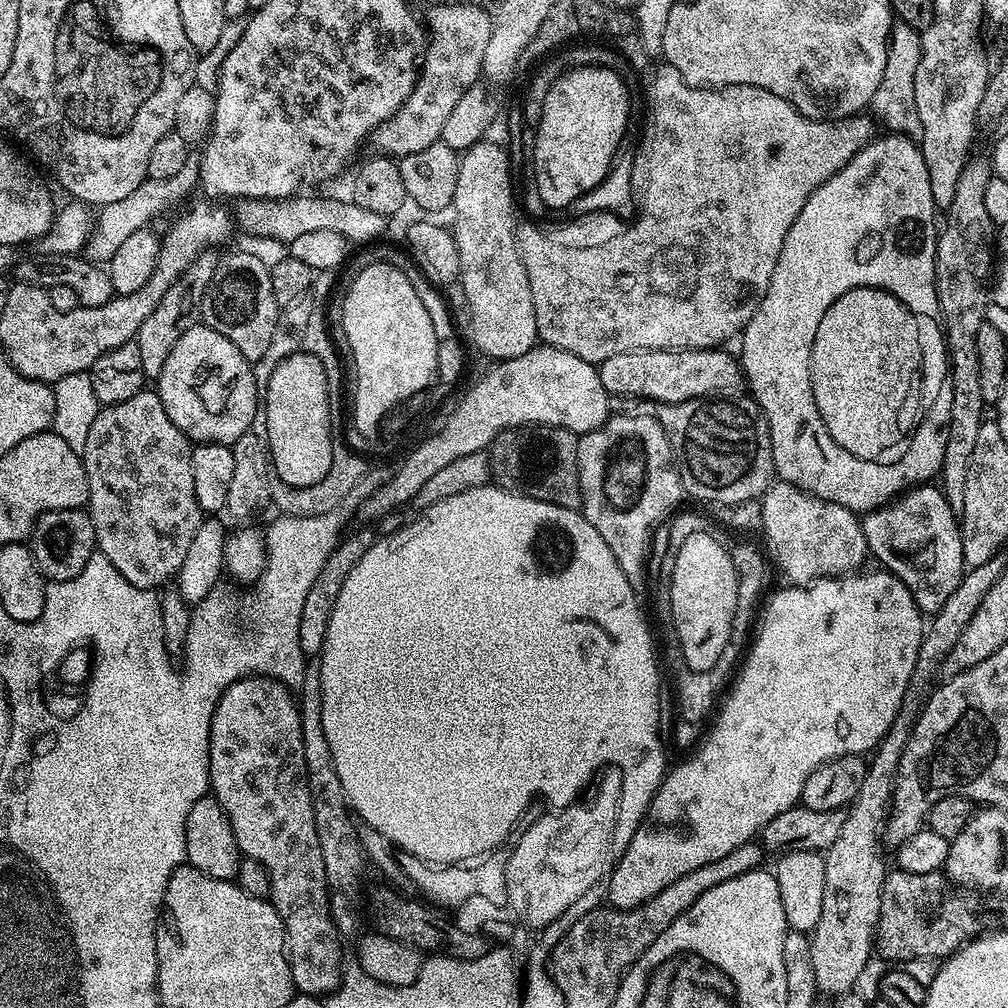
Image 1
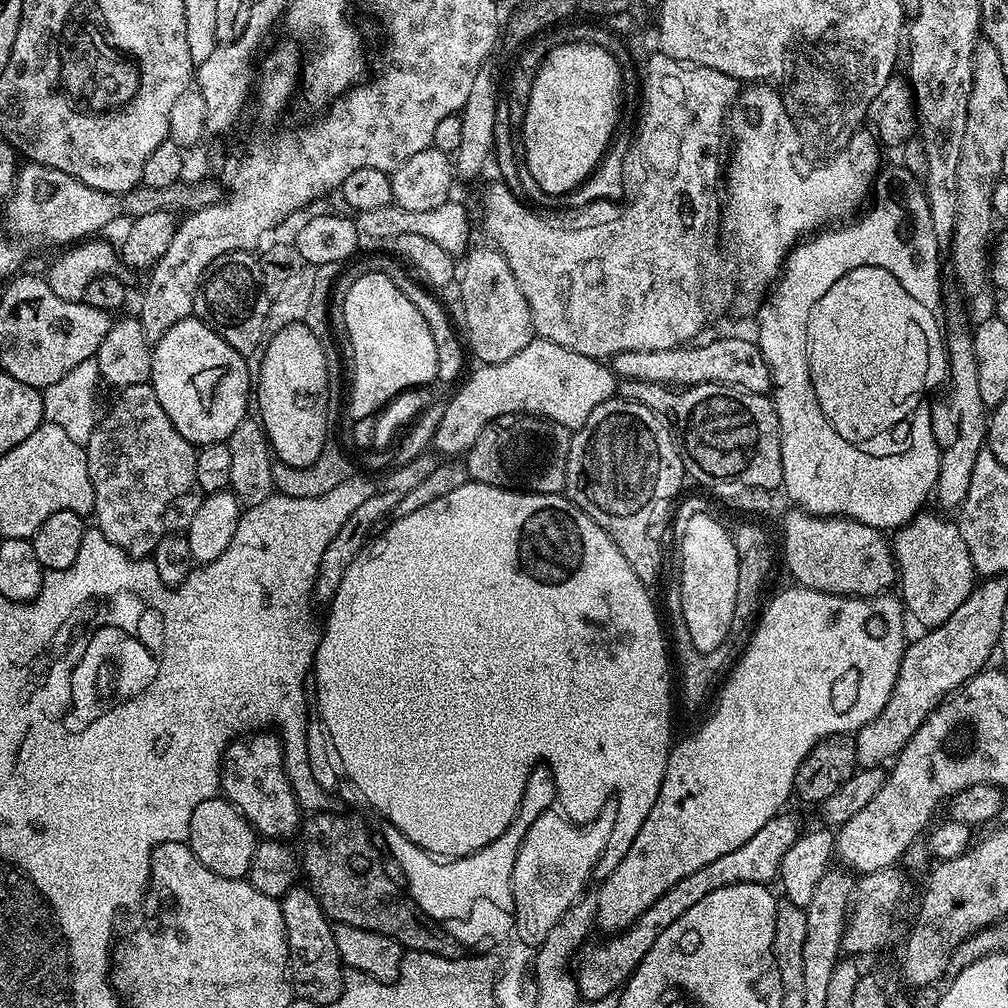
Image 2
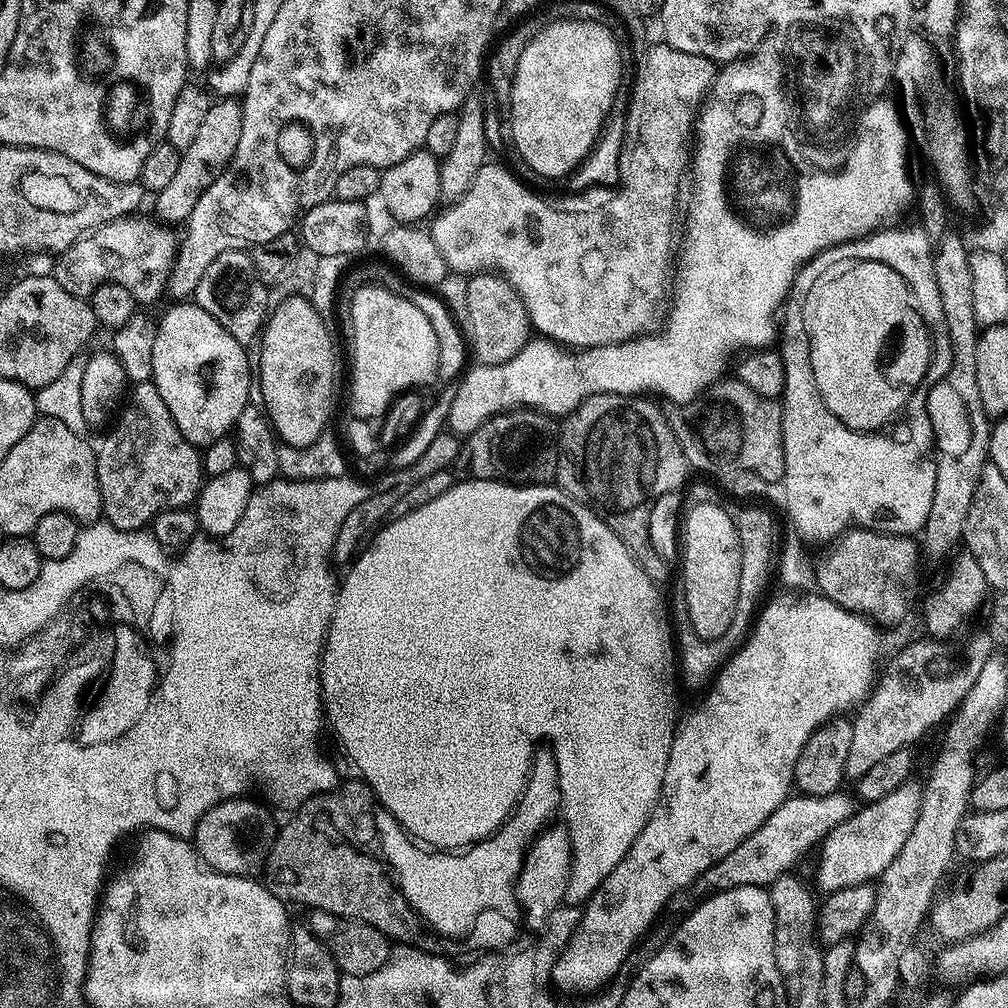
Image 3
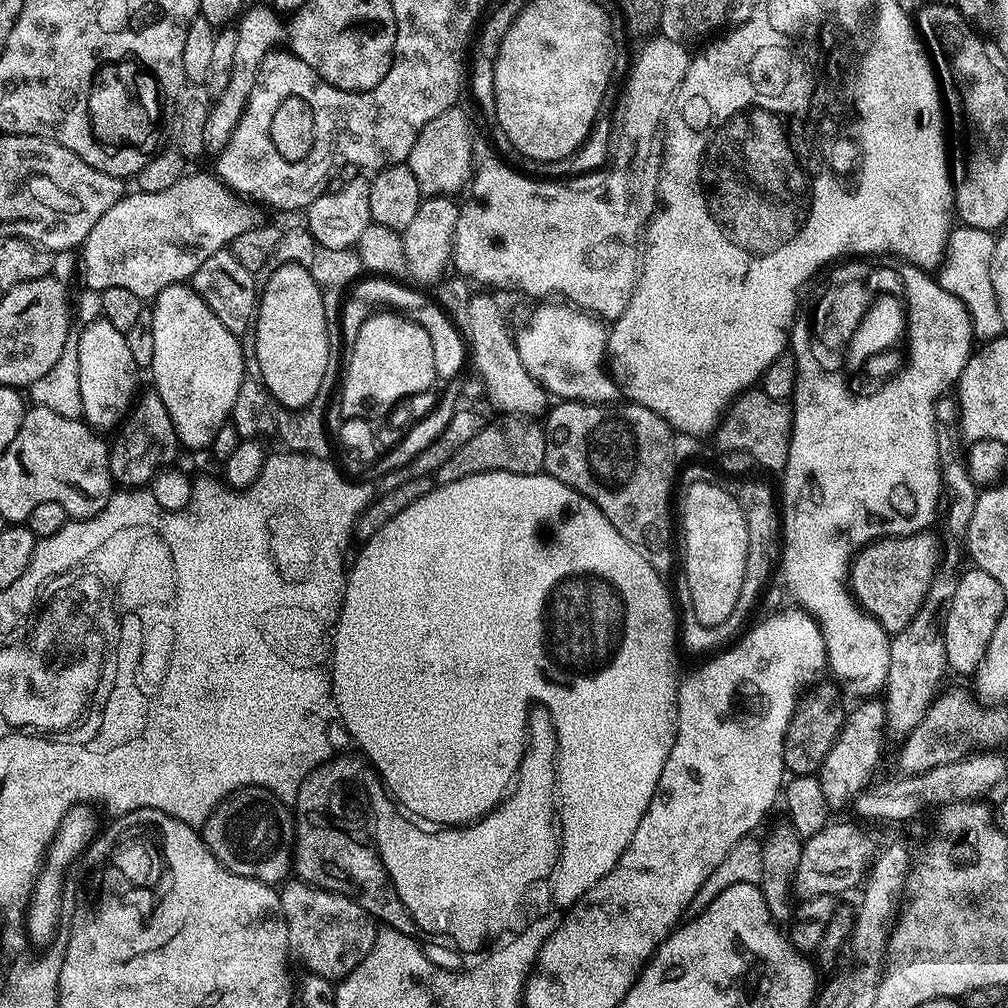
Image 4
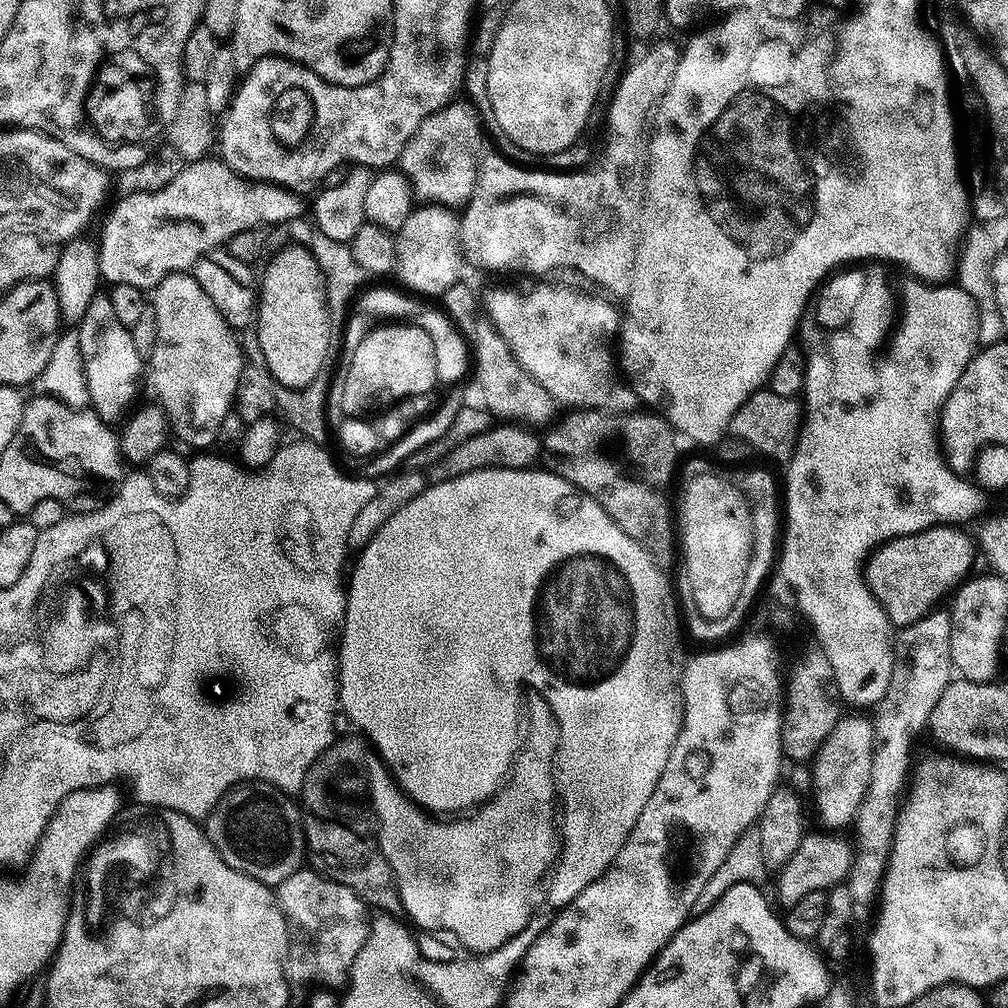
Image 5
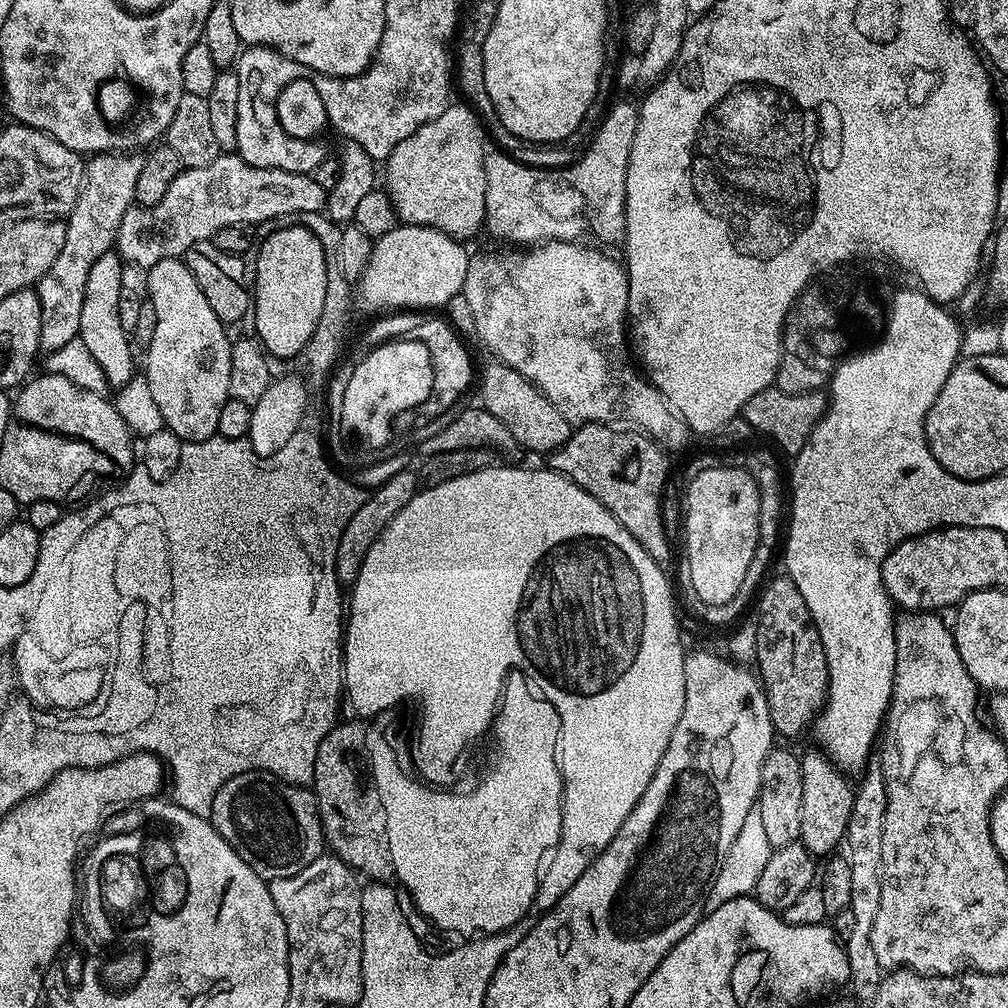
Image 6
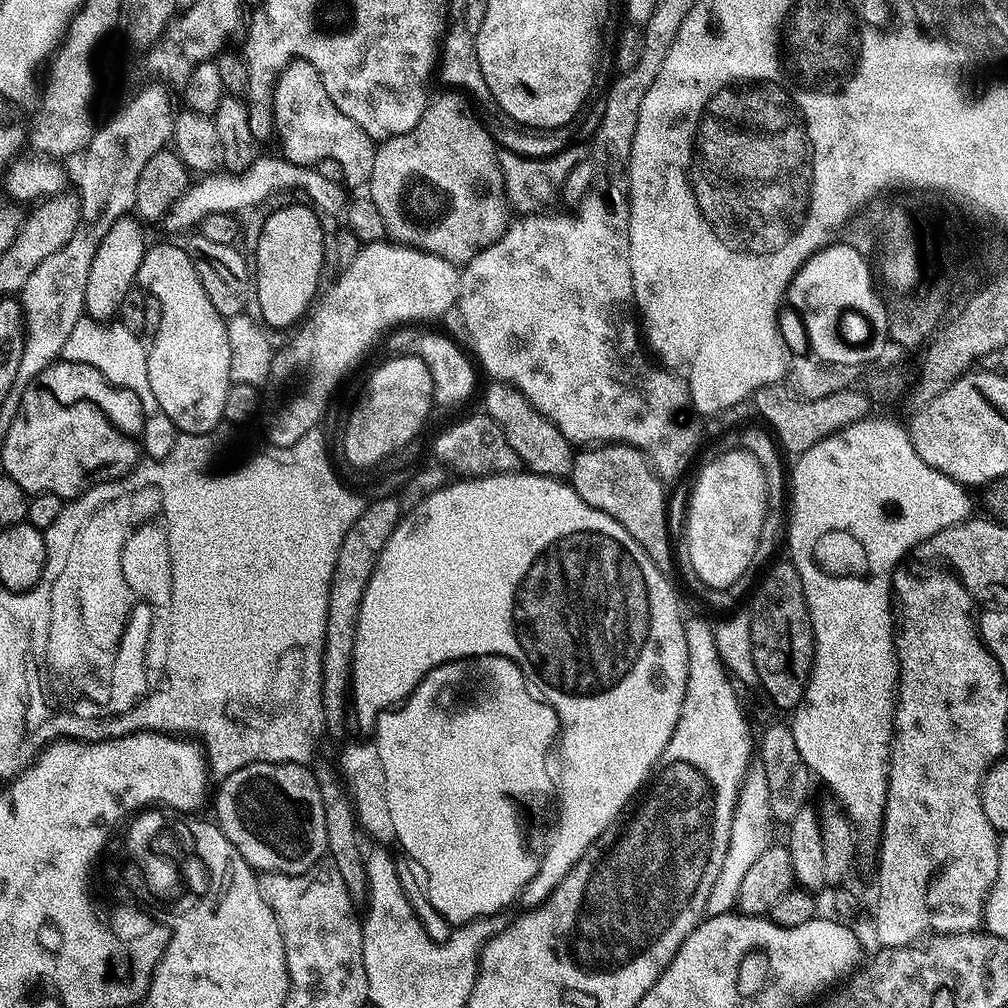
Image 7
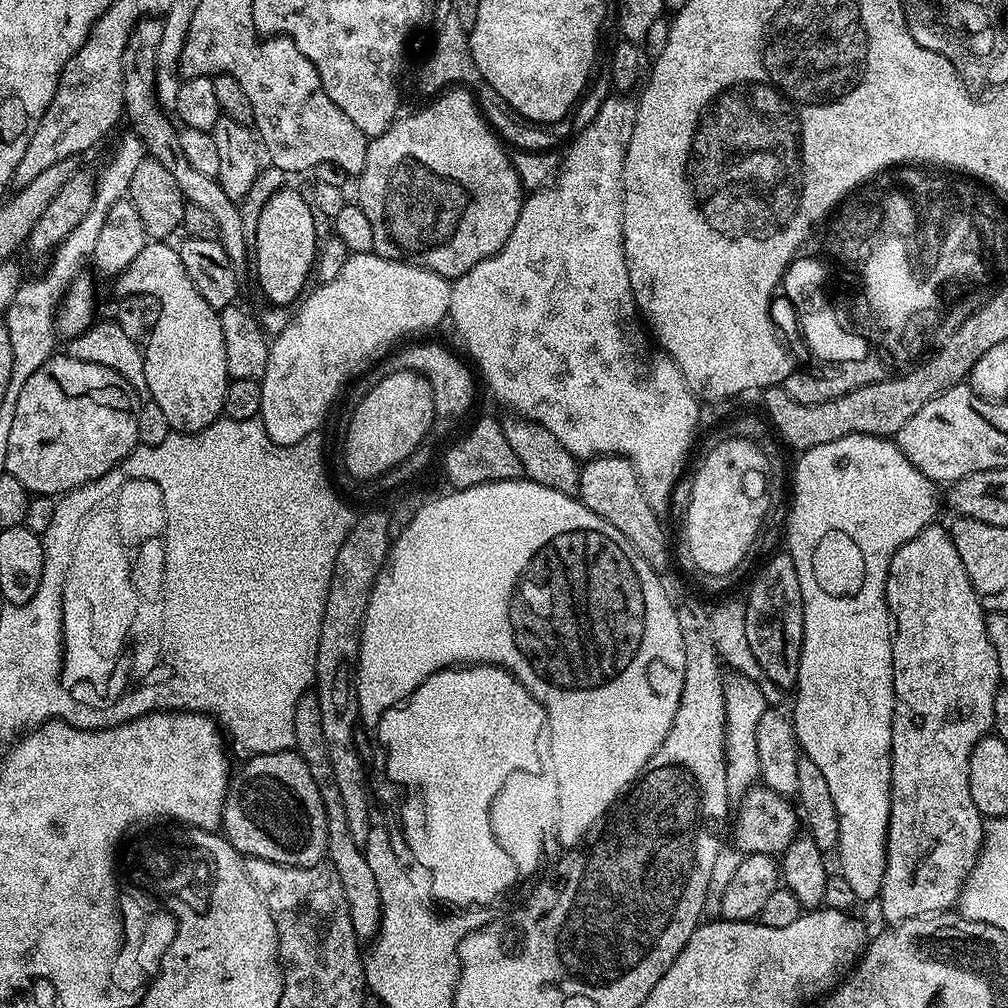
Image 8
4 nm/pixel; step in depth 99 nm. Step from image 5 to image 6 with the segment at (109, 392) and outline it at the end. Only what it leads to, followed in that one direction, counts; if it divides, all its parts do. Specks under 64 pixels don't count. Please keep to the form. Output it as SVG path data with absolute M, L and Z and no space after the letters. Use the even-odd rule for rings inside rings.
M115 251L102 254L90 268L86 277L86 294L82 302L82 318L80 319L80 334L78 339L86 342L86 350L98 362L104 372L105 381L114 388L124 387L129 383L134 372L134 358L129 333L122 330L122 321L118 319L118 302L126 290L124 284L125 265Z

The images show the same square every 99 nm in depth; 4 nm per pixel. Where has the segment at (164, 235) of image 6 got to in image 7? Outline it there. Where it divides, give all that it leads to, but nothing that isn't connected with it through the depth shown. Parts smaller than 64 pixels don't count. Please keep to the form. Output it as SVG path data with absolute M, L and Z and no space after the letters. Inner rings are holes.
M261 155L256 163L241 172L217 170L201 175L197 180L200 180L197 184L196 181L189 183L187 190L165 214L162 227L166 231L184 232L187 228L195 229L210 214L241 214L240 212L246 211L247 208L256 208L260 204L260 192L264 196L276 196L279 192L301 192L305 196L301 197L315 208L317 213L325 212L337 217L345 211L350 200L344 184L329 182L323 174L318 174L314 166L292 164L283 158L275 160L272 156Z

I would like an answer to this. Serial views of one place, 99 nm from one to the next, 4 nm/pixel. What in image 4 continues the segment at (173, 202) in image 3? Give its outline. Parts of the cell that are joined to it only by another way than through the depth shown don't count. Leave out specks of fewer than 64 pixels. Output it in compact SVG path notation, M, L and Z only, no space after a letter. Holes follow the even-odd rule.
M271 7L252 8L239 17L236 33L237 49L234 50L234 66L230 66L230 82L226 82L226 90L222 90L212 101L212 109L206 118L206 134L204 135L204 152L219 154L230 142L242 114L246 110L246 102L254 90L256 75L260 69L262 58L273 51L276 38L280 34L280 22L277 13Z

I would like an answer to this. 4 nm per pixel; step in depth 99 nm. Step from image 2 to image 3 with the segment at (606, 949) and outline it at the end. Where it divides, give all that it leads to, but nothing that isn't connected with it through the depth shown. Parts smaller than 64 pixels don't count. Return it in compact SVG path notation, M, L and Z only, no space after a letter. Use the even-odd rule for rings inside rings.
M837 790L825 796L805 796L803 794L789 795L750 838L746 838L726 858L714 862L710 870L700 875L695 887L707 890L723 890L726 888L741 888L742 886L771 886L773 882L787 870L792 870L796 860L823 841L842 822L849 820L858 810L858 800L845 790Z

